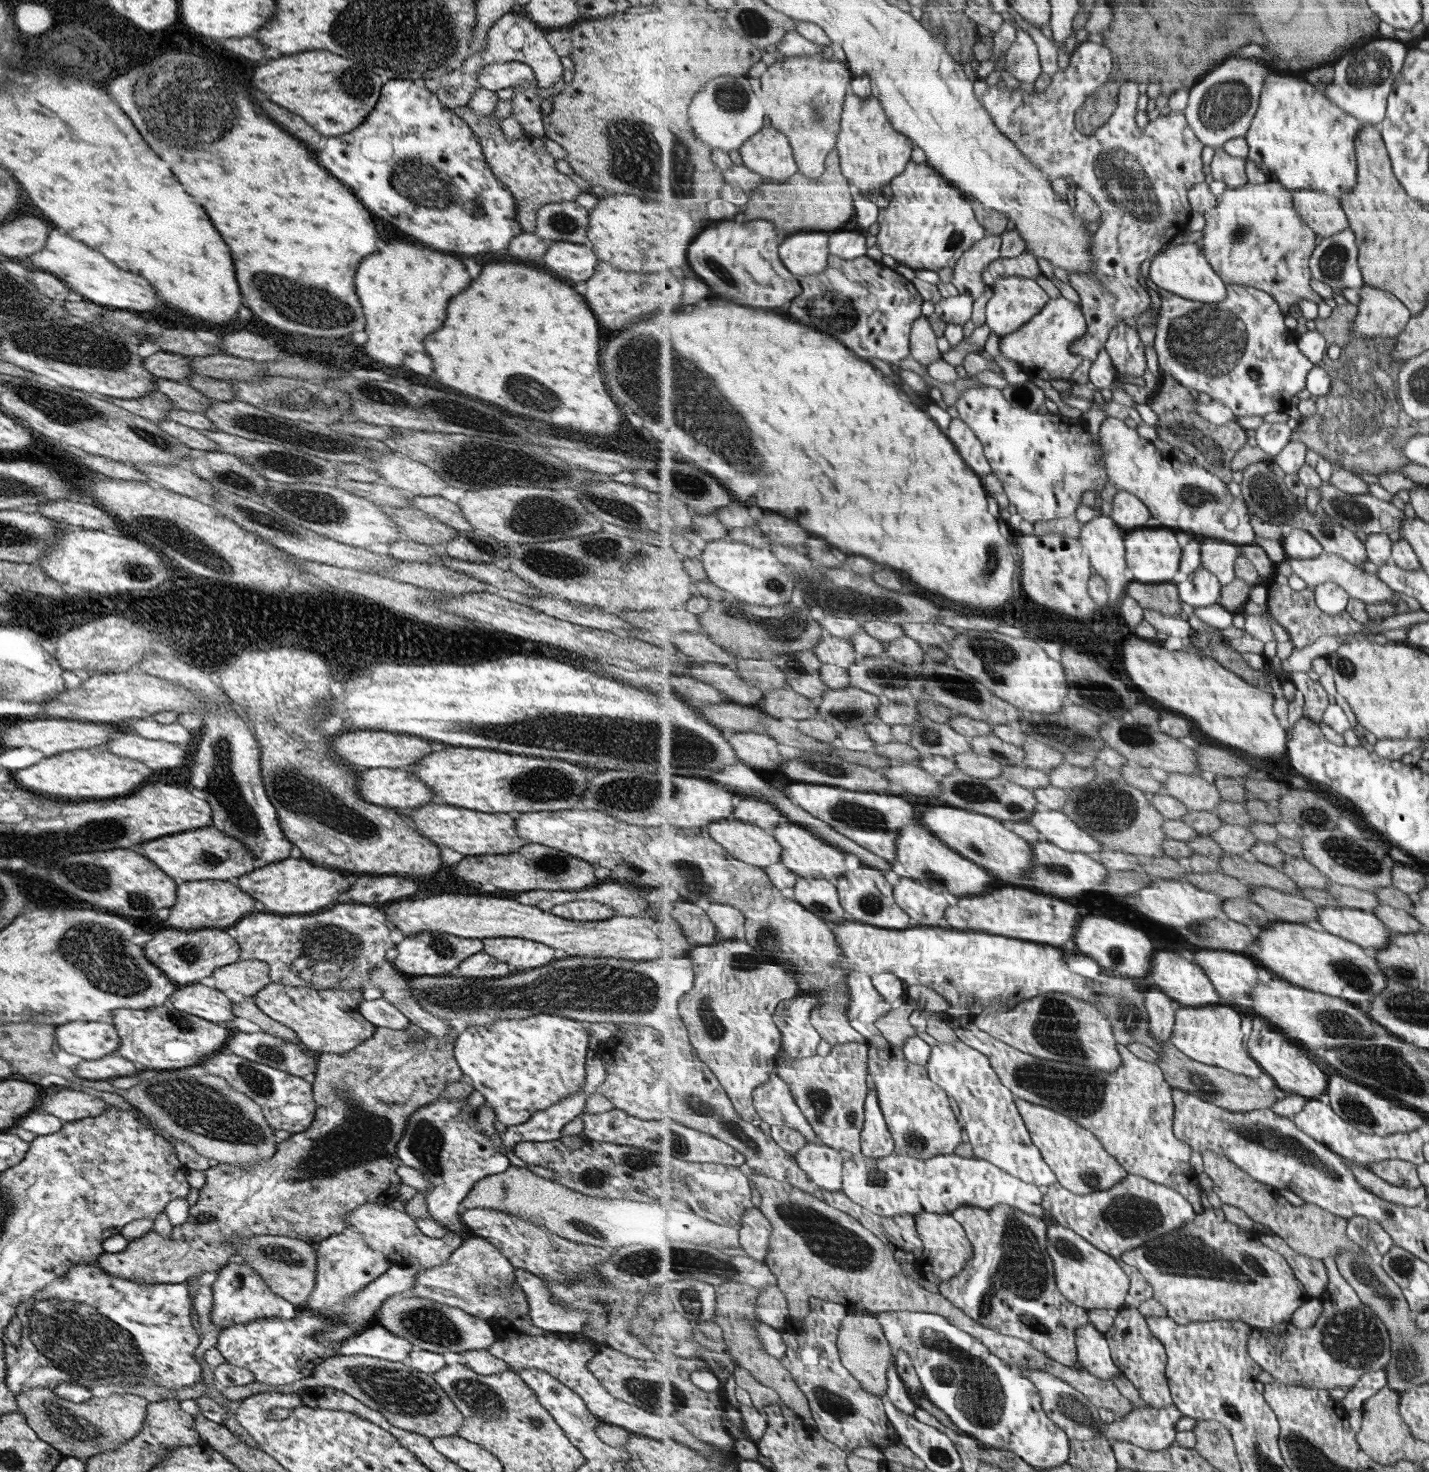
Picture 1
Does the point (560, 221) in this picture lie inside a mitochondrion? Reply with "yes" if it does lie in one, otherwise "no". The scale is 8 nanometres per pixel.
yes

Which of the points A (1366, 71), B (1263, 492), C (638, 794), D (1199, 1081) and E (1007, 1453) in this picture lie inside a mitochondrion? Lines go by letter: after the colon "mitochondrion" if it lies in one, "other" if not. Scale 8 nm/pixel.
A: mitochondrion
B: mitochondrion
C: mitochondrion
D: mitochondrion
E: other

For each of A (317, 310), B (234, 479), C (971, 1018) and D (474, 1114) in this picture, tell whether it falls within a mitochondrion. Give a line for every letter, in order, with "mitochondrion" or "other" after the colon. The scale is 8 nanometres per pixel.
A: mitochondrion
B: mitochondrion
C: other
D: other

